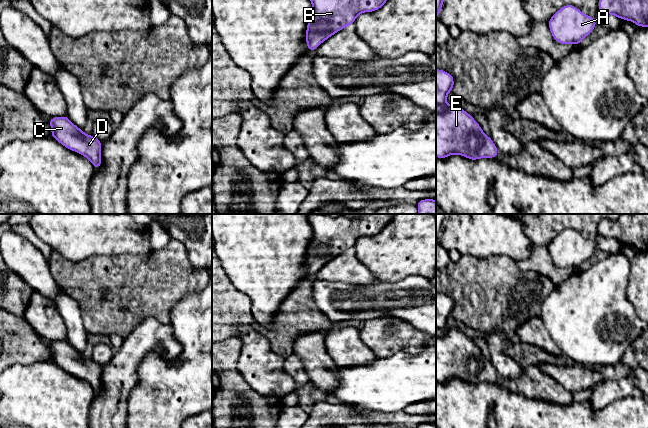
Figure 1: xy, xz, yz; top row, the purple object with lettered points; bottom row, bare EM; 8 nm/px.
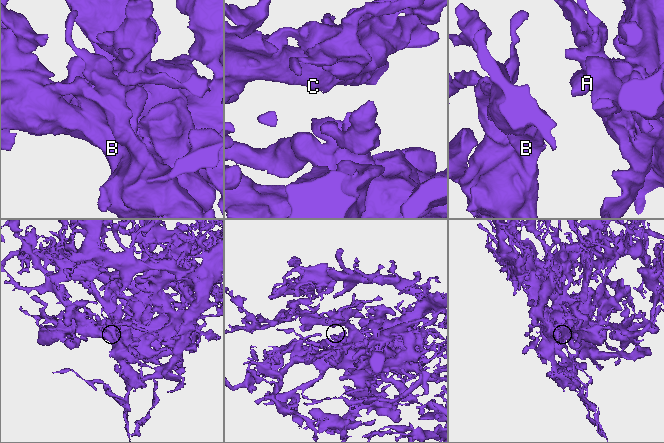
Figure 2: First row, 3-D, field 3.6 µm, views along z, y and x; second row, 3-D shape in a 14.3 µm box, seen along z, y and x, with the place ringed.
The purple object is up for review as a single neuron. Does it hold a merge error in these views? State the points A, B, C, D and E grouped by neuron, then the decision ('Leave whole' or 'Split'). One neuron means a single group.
Groups: A B C D E. Leave whole

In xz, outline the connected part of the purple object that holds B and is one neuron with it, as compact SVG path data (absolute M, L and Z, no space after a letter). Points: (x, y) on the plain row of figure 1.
M308 214L307 218L313 230L313 238L306 252L306 270L309 275L313 277L326 263L354 248L360 237L379 234L392 221L393 216L394 214L360 214L357 218L350 219L344 216L332 218L328 214Z

